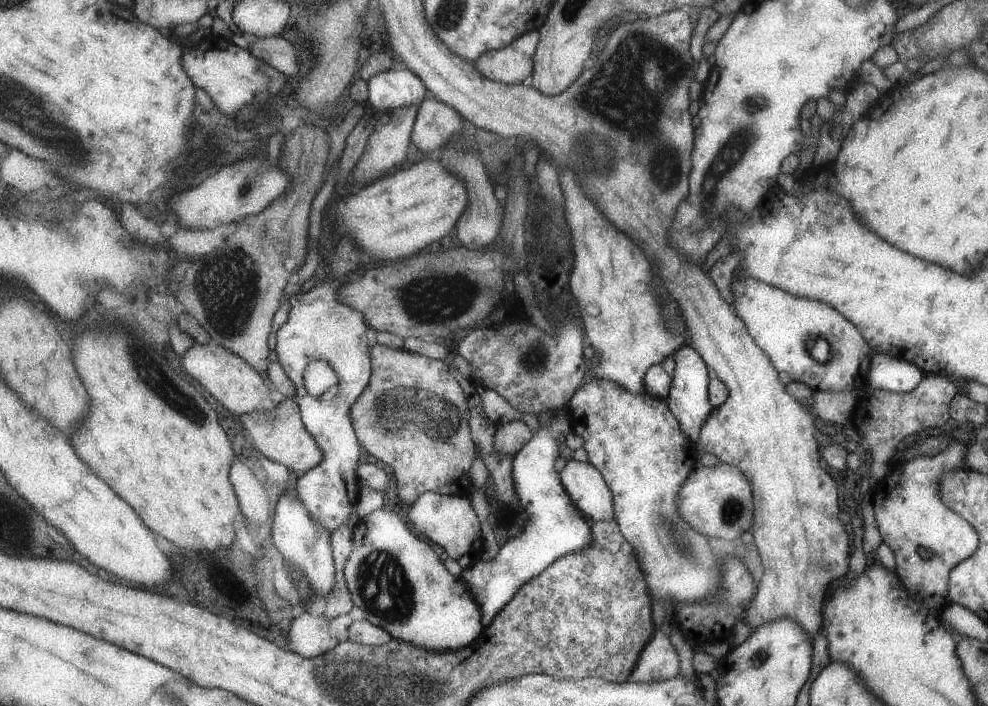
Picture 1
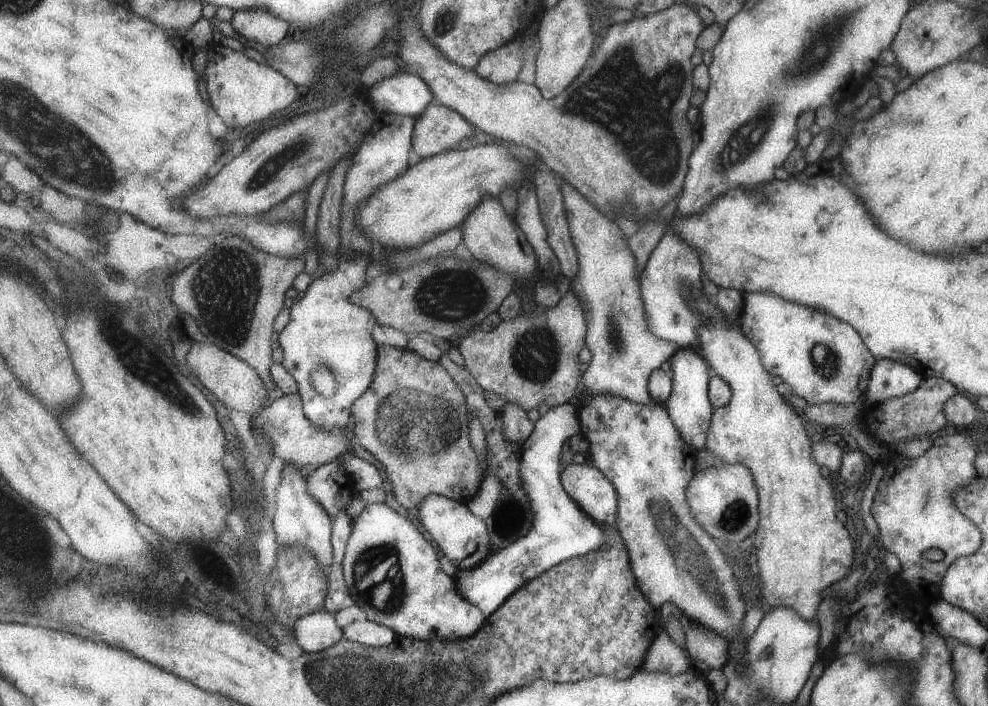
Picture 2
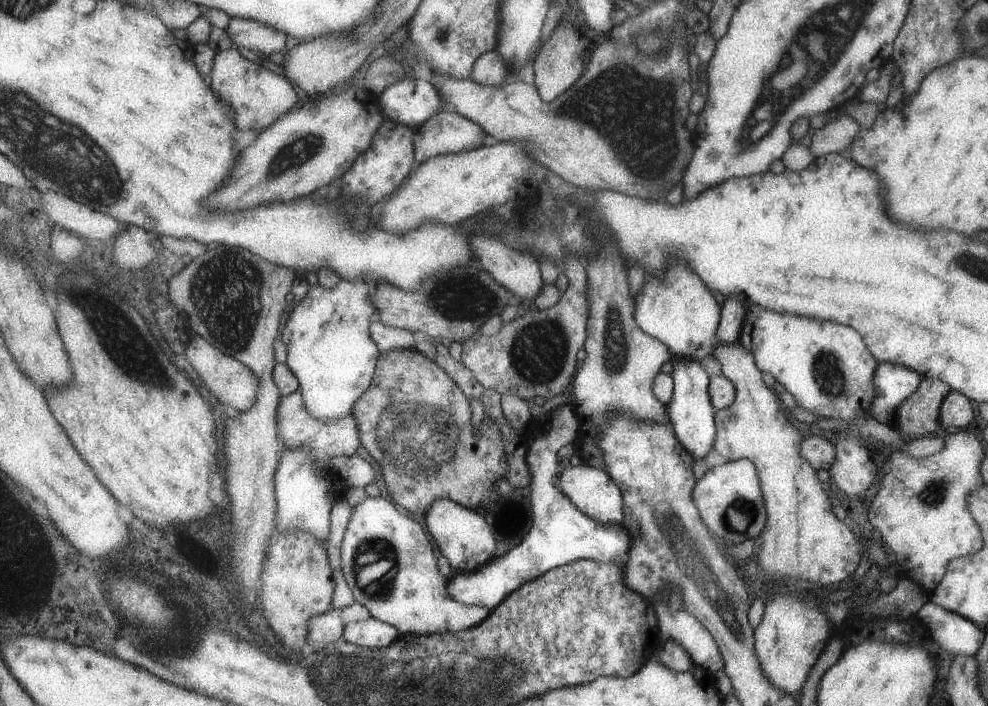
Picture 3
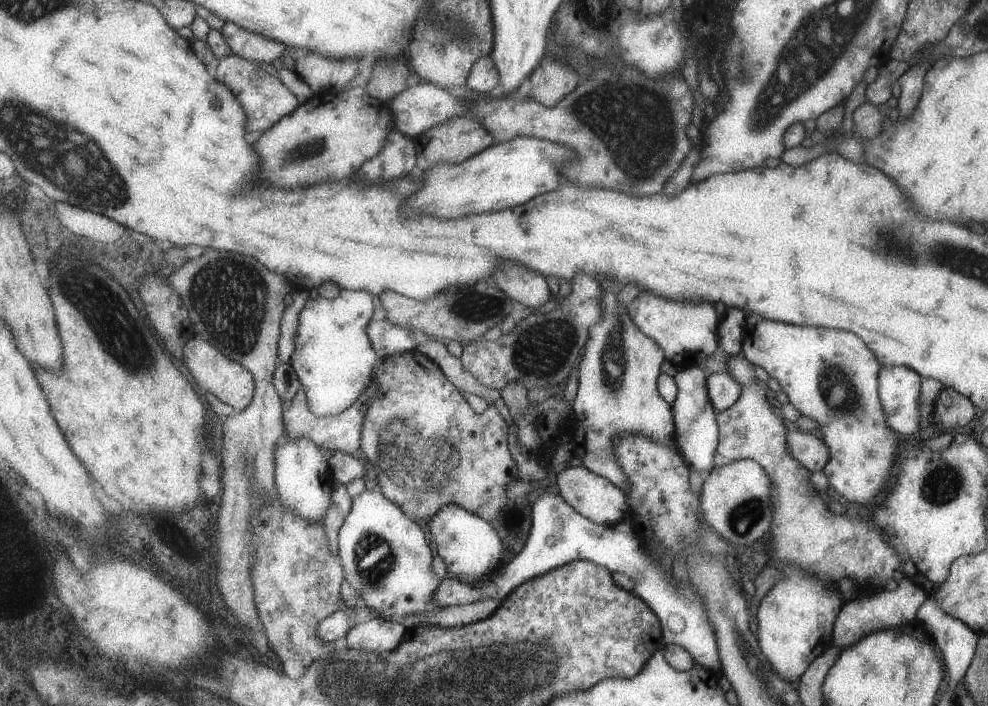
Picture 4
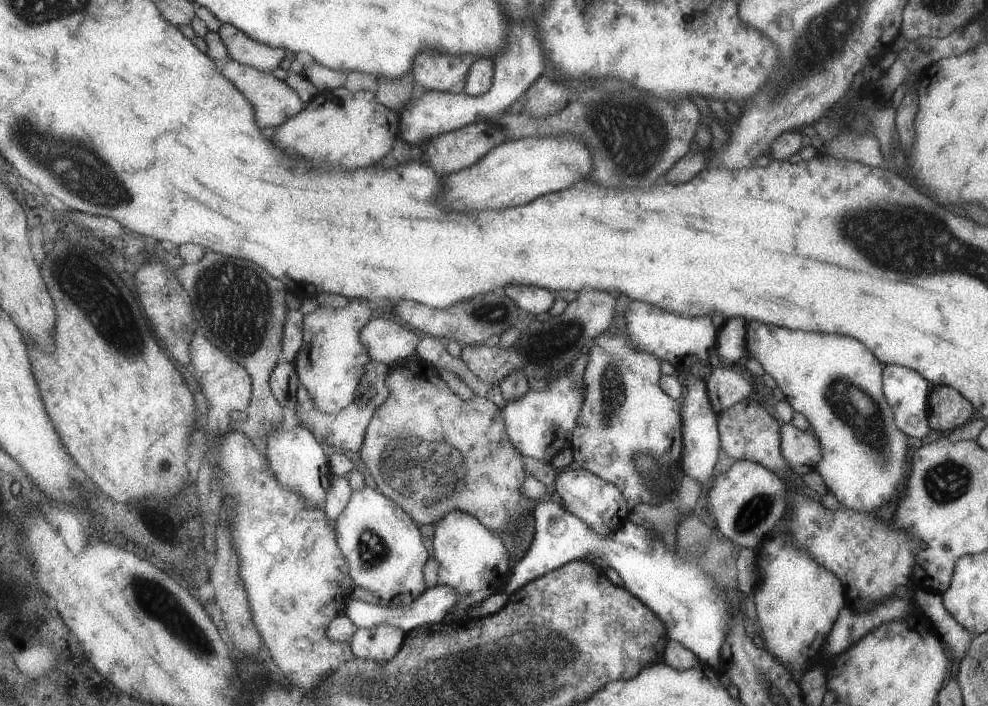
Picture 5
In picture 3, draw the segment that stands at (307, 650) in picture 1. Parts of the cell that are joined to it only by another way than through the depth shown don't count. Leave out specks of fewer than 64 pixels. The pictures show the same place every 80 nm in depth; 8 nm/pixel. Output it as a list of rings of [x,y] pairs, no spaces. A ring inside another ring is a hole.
[[[333,609],[314,616],[308,624],[308,641],[315,648],[331,648],[334,641],[343,640],[347,624],[342,617],[342,609]]]

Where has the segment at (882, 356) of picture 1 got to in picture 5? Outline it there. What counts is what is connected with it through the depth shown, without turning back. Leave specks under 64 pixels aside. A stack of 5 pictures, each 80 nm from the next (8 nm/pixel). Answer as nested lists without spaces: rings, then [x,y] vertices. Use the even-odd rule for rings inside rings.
[[[885,366],[882,390],[892,410],[895,424],[901,432],[913,438],[923,438],[928,425],[928,387],[915,370],[901,366]]]

